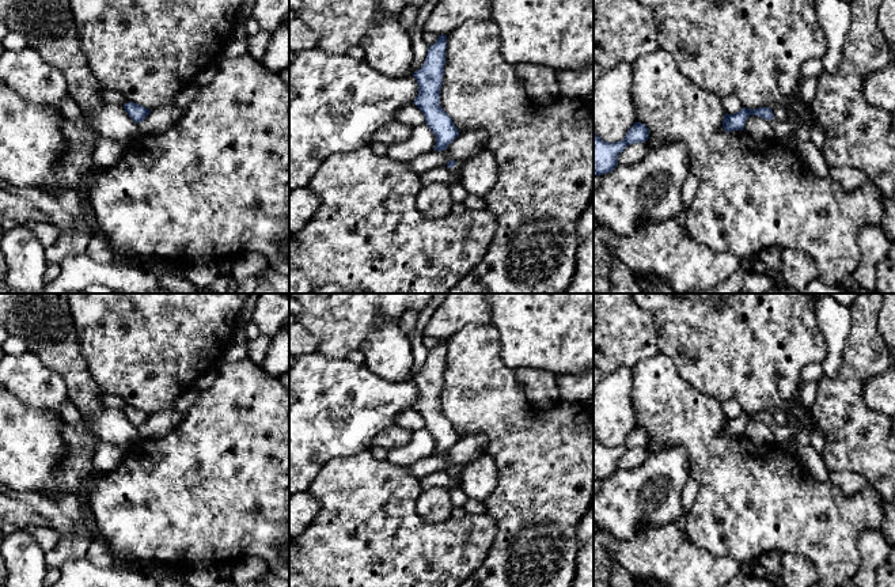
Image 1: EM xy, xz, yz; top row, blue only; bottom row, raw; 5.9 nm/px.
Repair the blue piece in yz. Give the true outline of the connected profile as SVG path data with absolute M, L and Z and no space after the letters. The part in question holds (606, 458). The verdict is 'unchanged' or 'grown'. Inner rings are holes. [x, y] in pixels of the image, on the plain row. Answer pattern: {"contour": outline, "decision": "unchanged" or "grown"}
{"contour": "M634 427L623 444L617 447L603 446L593 436L593 480L603 480L618 470L619 458L630 448L645 447L649 443L649 433L645 428Z", "decision": "unchanged"}

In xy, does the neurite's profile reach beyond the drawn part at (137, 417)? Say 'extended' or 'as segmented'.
as segmented

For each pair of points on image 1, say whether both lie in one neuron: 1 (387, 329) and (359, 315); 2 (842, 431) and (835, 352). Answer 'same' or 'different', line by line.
1: different
2: different

